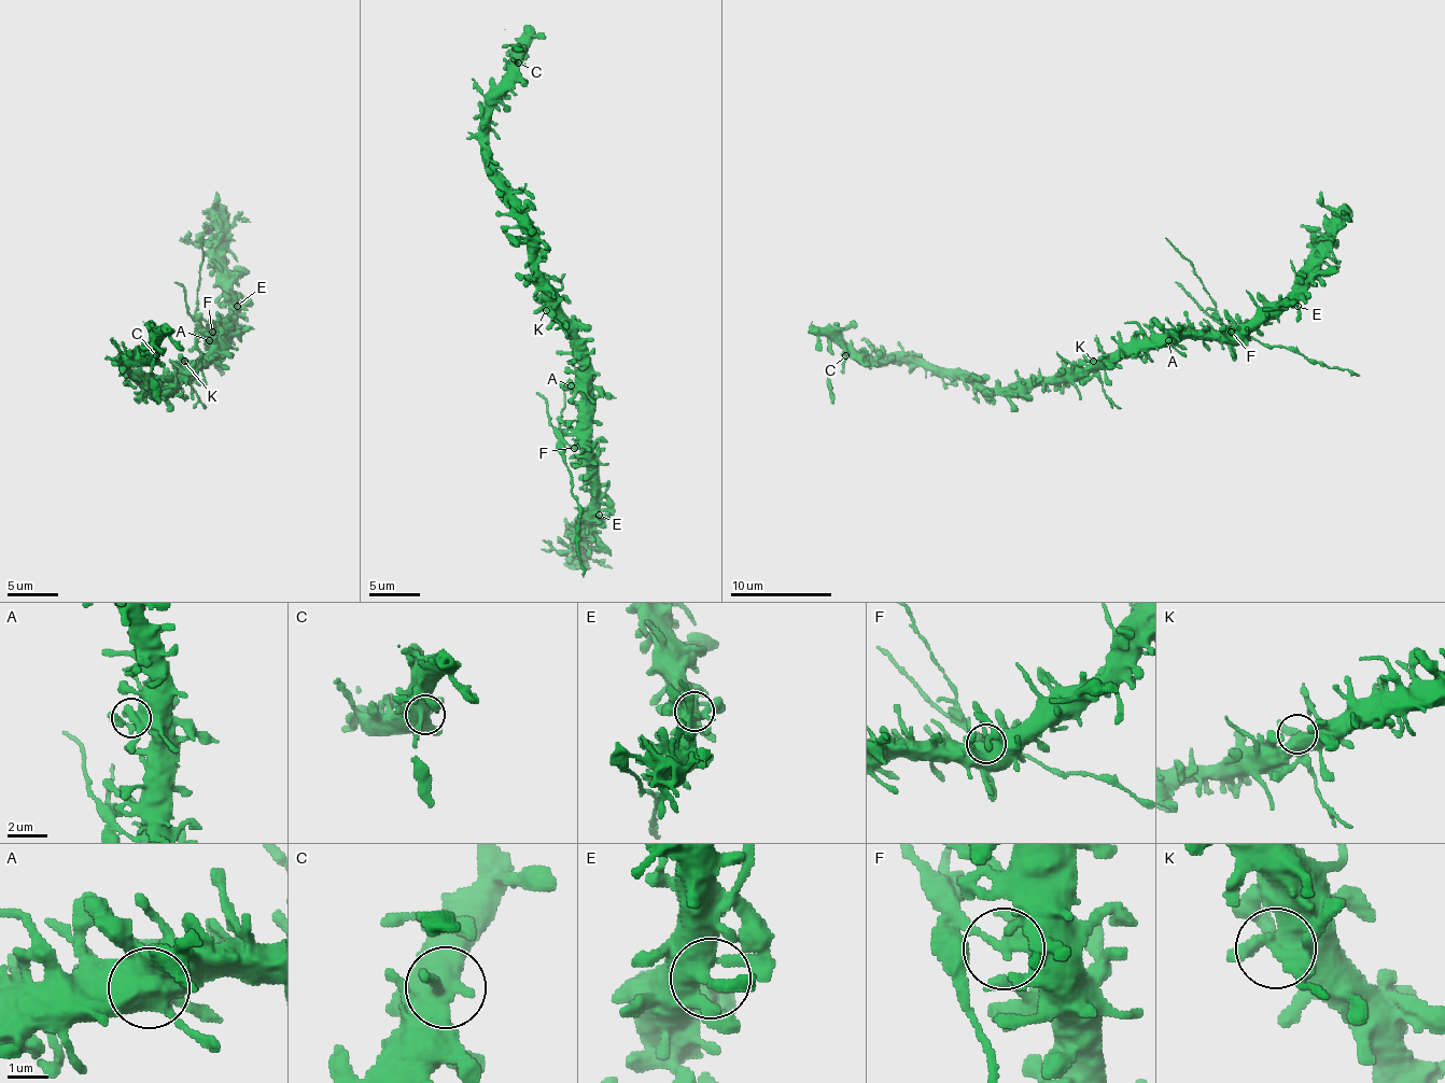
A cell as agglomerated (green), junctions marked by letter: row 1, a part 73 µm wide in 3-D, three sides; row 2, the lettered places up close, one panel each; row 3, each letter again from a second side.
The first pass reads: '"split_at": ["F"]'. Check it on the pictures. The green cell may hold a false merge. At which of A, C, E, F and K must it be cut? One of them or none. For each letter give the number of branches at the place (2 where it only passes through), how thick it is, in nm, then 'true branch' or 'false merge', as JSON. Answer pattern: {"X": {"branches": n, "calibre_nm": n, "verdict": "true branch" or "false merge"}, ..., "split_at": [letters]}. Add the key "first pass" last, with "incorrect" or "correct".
{"A": {"branches": 3, "calibre_nm": 380, "verdict": "true branch"}, "C": {"branches": 3, "calibre_nm": 440, "verdict": "true branch"}, "E": {"branches": 3, "calibre_nm": 320, "verdict": "true branch"}, "F": {"branches": 3, "calibre_nm": 320, "verdict": "false merge"}, "K": {"branches": 2, "calibre_nm": 360, "verdict": "true branch"}, "split_at": ["F"], "first pass": "correct"}

